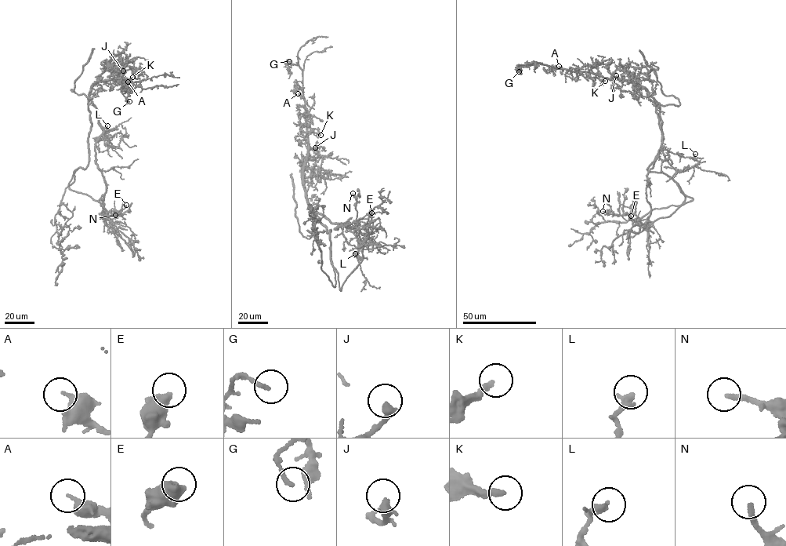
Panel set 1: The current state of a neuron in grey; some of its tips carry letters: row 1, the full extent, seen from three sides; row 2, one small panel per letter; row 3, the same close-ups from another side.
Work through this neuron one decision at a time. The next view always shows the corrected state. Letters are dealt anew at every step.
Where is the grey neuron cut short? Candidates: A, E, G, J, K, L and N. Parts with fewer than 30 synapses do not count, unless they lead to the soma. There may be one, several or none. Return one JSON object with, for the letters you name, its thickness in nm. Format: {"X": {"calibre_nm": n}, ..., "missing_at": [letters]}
{"J": {"calibre_nm": 360}, "N": {"calibre_nm": 240}, "missing_at": ["J", "N"]}

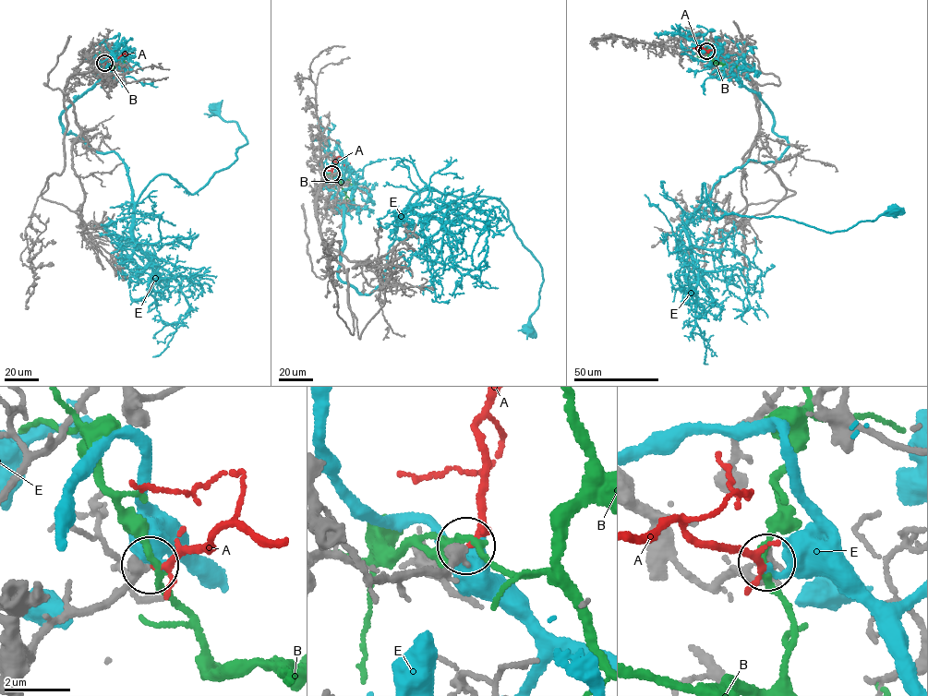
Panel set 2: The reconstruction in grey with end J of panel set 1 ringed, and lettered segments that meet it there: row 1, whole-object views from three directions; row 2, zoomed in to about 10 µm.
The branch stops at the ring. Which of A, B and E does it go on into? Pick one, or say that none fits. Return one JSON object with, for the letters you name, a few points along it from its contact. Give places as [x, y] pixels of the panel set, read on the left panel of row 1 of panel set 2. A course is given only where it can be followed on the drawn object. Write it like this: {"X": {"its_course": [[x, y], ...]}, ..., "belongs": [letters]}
{"A": {"its_course": [[104, 63], [126, 54], [123, 53], [122, 55]]}, "belongs": ["A"]}

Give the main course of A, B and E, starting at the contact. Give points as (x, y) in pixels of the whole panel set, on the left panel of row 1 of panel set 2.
A: (104, 63), (126, 54), (123, 53), (122, 55)
B: (104, 62), (107, 69), (115, 63)
E: (104, 63), (61, 125), (123, 160), (135, 202), (161, 174), (196, 194), (234, 162), (247, 142), (216, 108)

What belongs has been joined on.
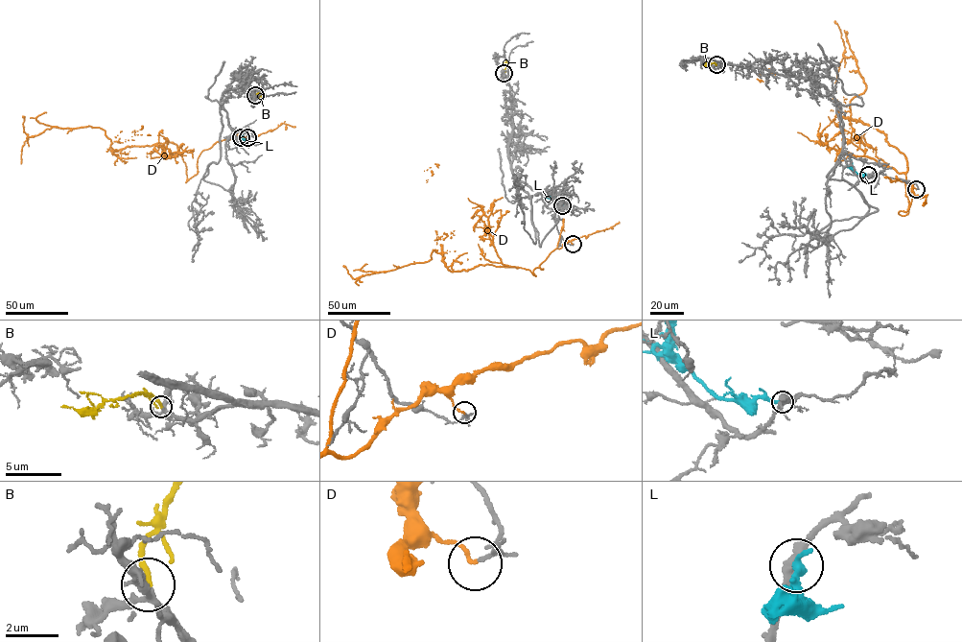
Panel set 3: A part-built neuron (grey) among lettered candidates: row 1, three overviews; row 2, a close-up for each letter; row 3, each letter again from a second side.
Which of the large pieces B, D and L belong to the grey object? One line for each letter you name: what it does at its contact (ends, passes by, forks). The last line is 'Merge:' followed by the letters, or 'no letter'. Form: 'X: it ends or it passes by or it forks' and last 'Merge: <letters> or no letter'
B: it ends
Merge: B

